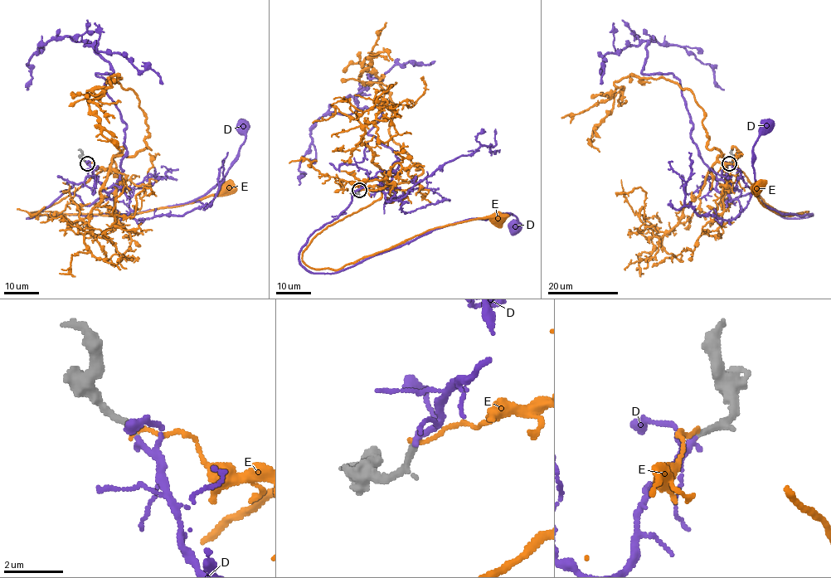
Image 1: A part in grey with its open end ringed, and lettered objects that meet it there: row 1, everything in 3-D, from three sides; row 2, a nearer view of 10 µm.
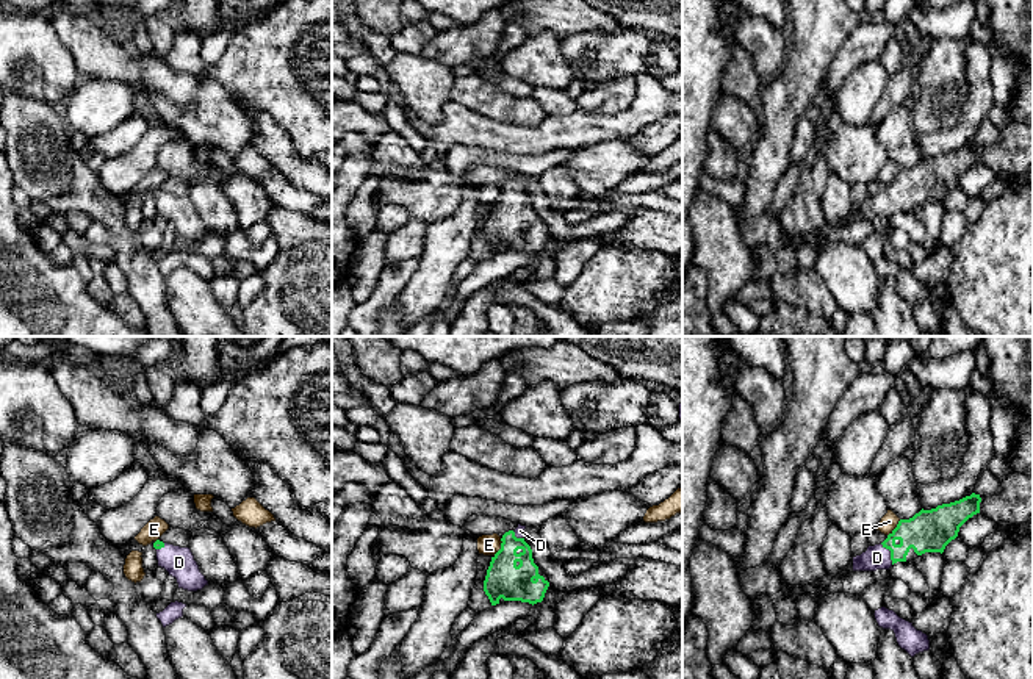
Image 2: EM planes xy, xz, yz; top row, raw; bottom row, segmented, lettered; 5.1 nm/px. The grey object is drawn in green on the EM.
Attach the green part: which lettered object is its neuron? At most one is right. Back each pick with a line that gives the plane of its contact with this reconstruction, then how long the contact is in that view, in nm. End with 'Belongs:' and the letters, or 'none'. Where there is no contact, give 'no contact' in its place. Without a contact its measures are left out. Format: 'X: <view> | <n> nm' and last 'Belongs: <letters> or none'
D: yz | 130 nm
Belongs: D

